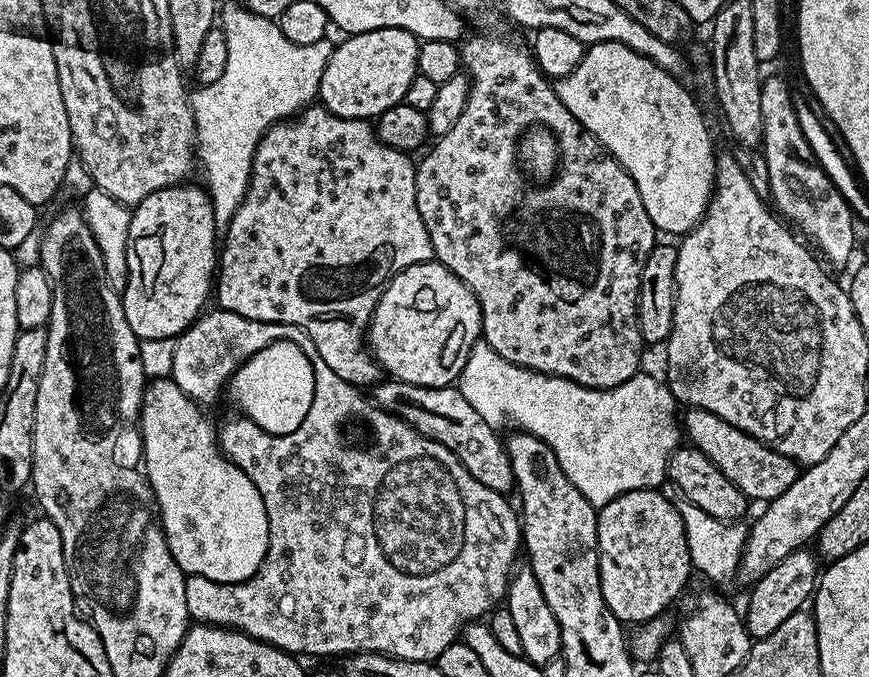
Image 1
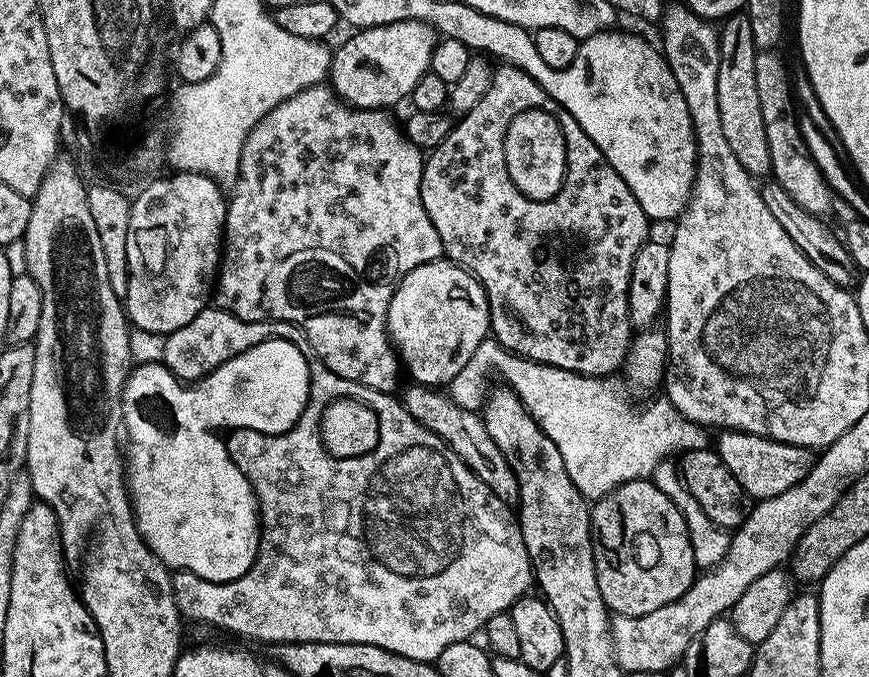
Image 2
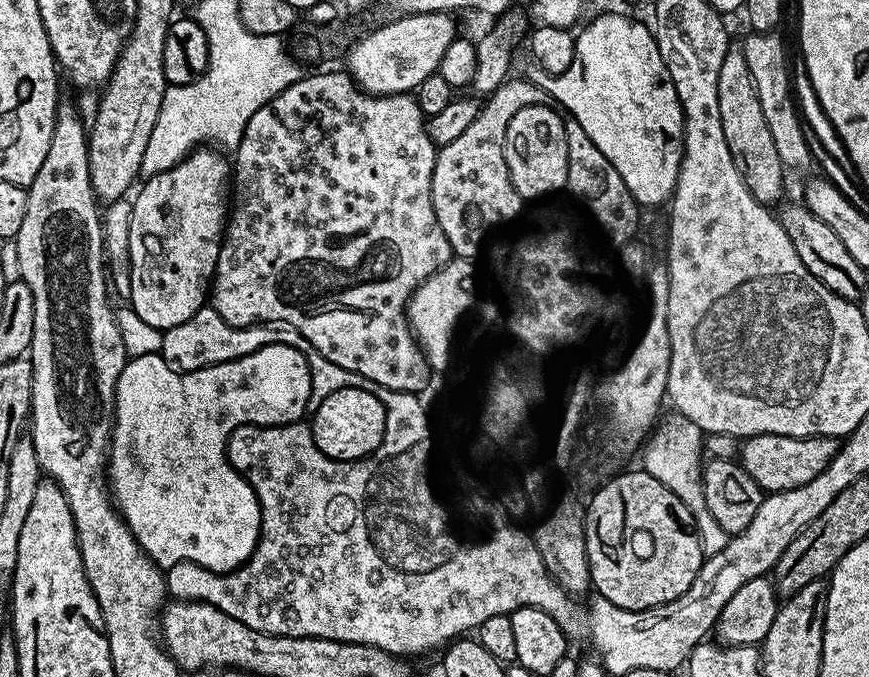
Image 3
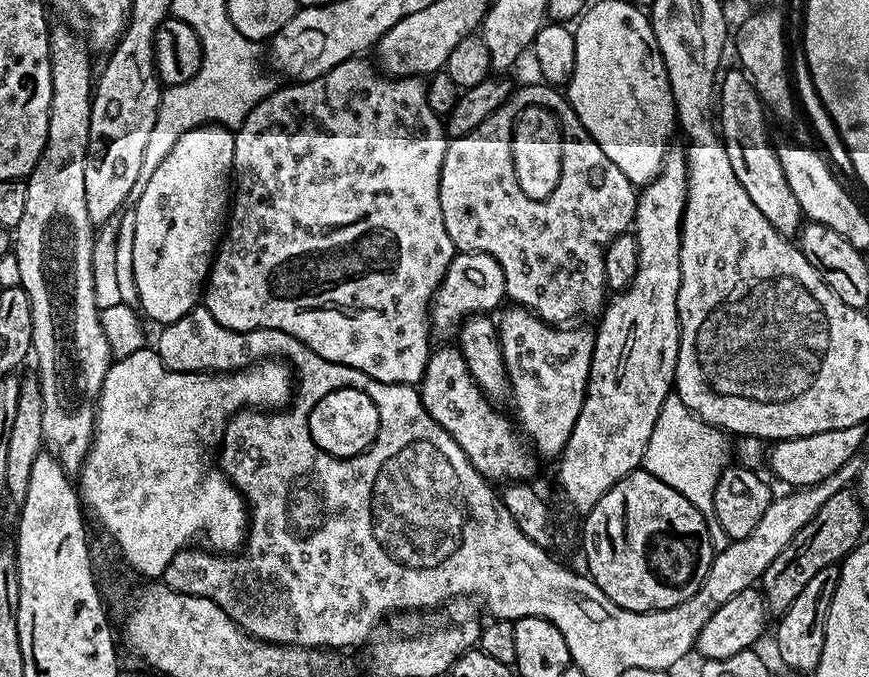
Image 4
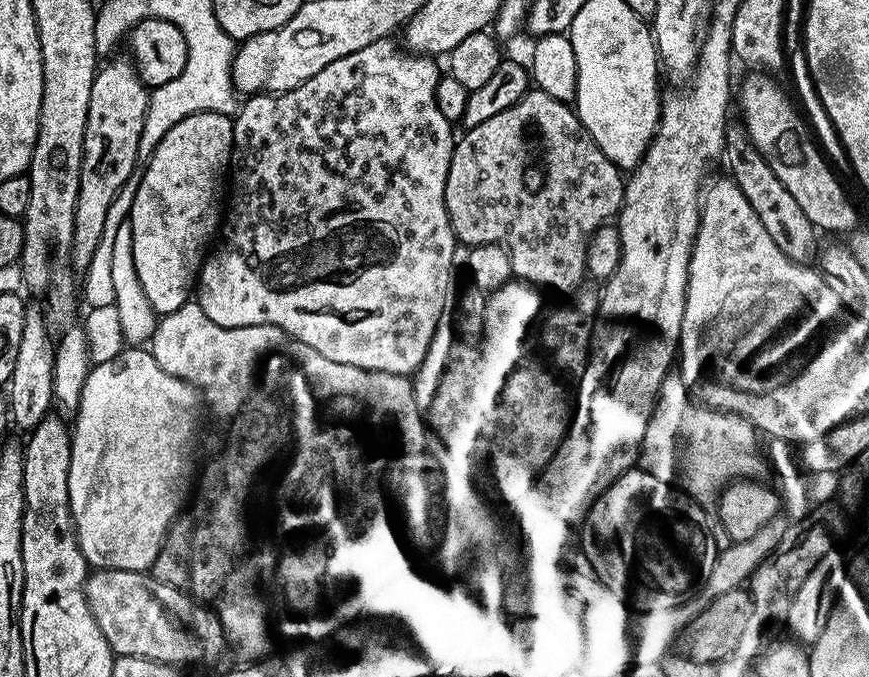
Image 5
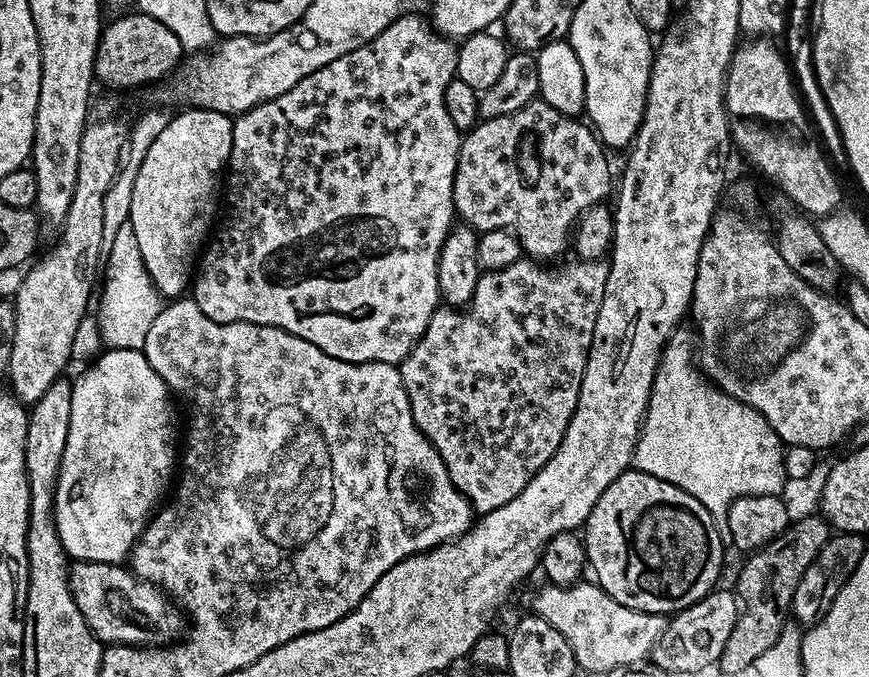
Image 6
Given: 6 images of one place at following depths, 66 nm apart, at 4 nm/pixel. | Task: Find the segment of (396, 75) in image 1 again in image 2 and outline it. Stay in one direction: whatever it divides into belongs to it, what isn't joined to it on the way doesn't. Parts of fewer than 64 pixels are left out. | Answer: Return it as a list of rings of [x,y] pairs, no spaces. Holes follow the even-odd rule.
[[[404,20],[374,25],[352,34],[340,49],[333,51],[330,69],[331,87],[344,103],[353,108],[388,110],[399,100],[407,101],[414,86],[418,86],[418,78],[431,69],[437,31],[422,21]]]

